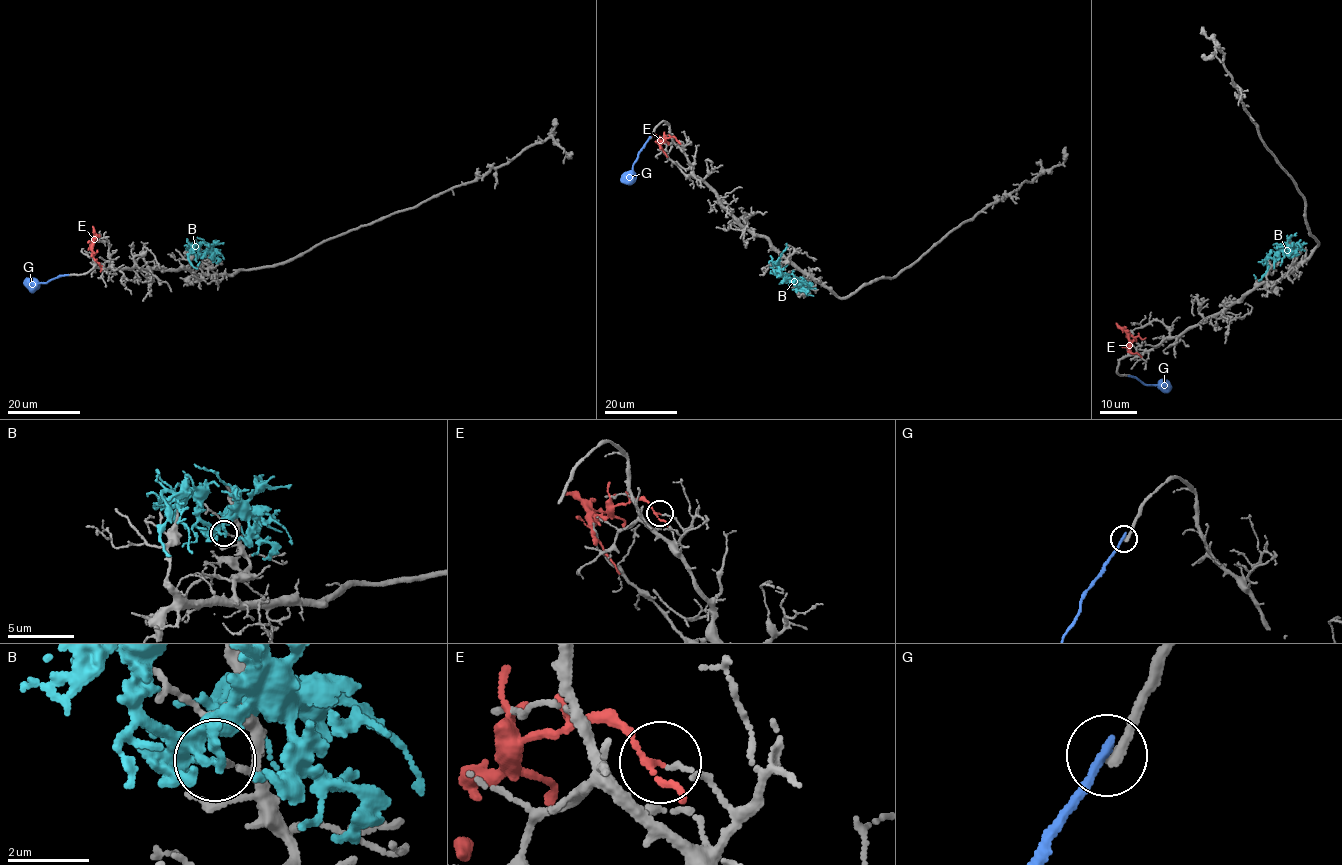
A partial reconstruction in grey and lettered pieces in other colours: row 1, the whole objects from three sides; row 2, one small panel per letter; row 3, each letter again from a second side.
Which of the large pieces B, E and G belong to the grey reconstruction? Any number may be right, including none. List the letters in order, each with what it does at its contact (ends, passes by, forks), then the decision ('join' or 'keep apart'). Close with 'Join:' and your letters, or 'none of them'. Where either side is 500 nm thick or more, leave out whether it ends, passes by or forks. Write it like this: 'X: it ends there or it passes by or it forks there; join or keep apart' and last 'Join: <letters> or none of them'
B: it passes by; keep apart
E: it passes by; keep apart
G: it ends there; keep apart
Join: none of them

